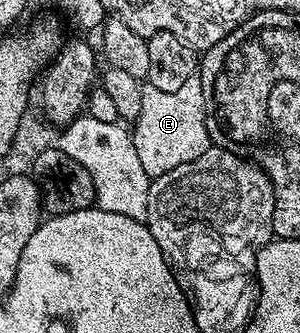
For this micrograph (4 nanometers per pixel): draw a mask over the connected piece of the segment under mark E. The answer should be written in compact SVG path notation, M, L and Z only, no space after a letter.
M199 77L186 80L178 92L158 92L158 88L145 85L142 89L142 112L138 112L131 136L134 148L138 148L138 161L150 180L178 168L178 164L190 164L190 160L202 156L210 143Z

